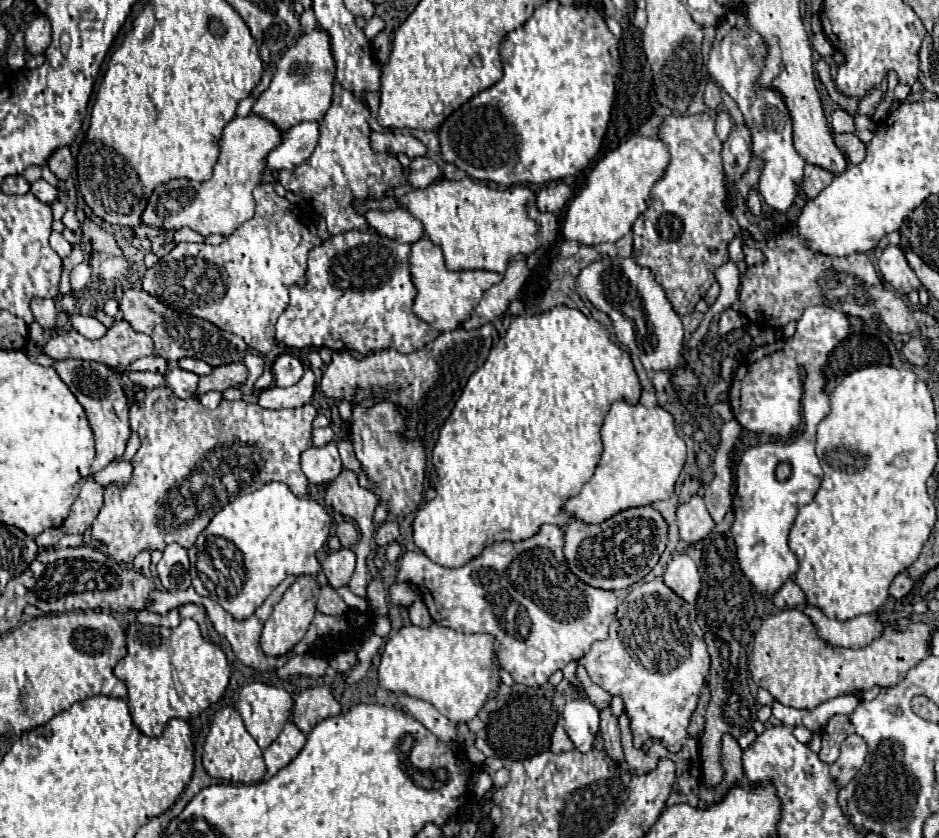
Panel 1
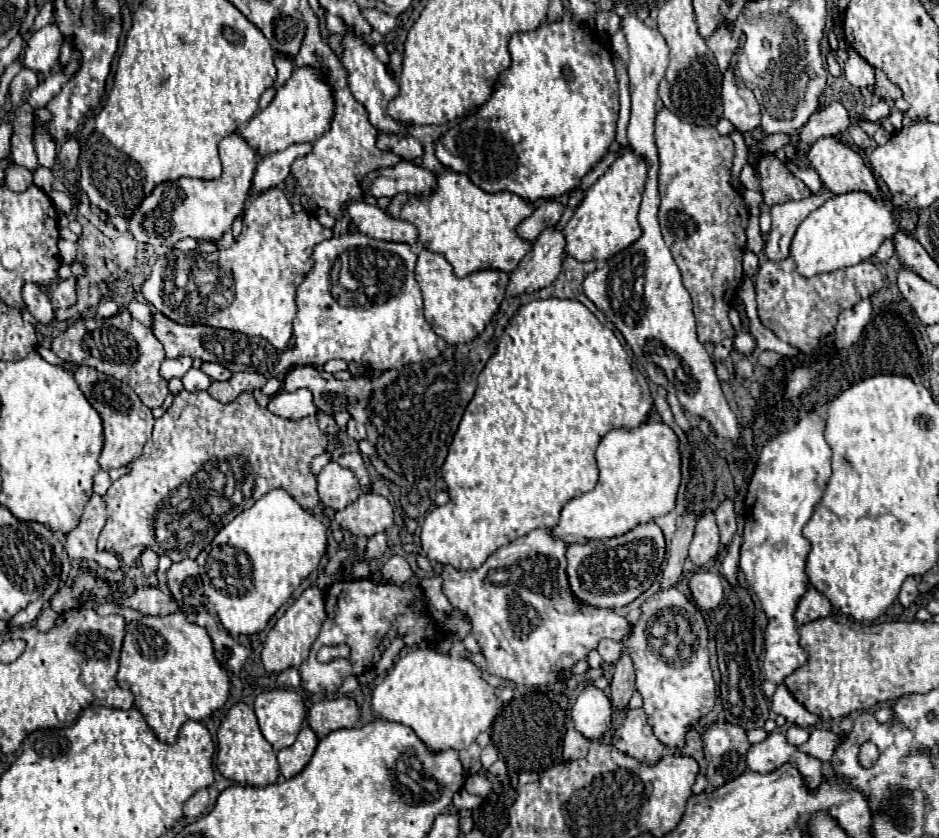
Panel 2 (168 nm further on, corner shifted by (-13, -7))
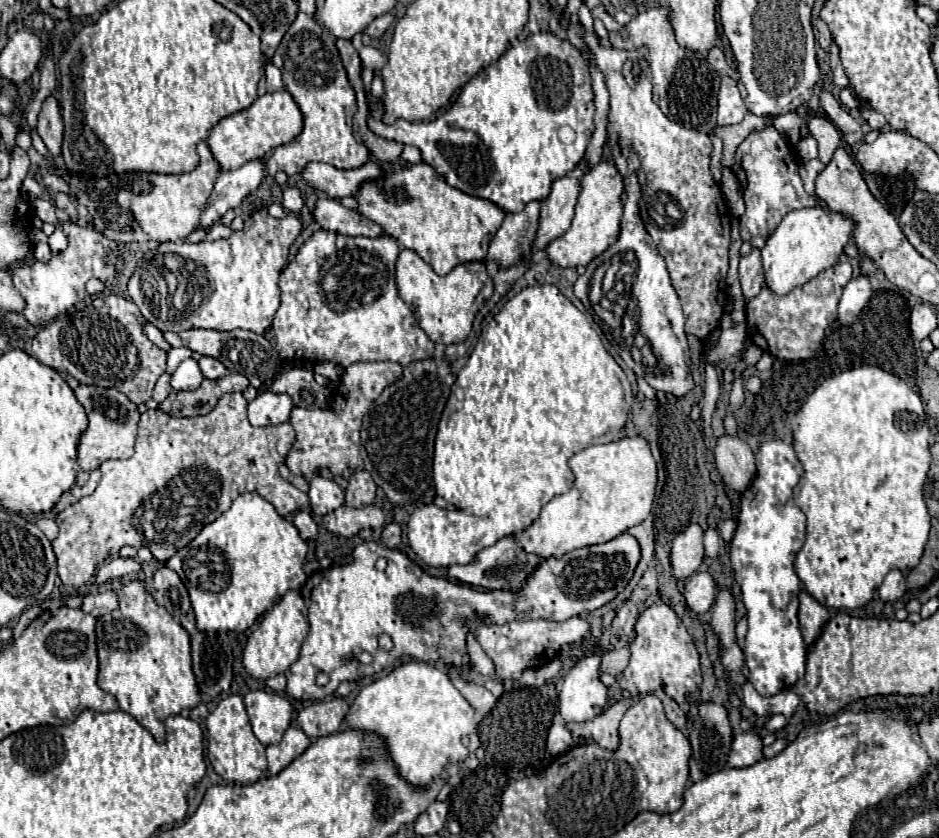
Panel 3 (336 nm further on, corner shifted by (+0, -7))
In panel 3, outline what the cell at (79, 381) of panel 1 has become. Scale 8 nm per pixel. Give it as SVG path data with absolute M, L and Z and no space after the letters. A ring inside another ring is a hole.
M79 385L75 397L85 407L89 419L89 425L81 433L77 445L79 467L97 469L107 459L129 459L133 455L133 445L137 439L137 423L139 423L137 405L133 405L117 389L103 389L103 387L89 387L89 385Z

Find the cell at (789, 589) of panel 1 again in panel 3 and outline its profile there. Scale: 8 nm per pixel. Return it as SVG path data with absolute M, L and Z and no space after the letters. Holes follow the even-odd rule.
M801 591L799 595L799 619L801 619L801 633L805 635L807 647L815 643L815 639L821 635L821 627L829 621L829 611L821 603L817 603L807 591Z

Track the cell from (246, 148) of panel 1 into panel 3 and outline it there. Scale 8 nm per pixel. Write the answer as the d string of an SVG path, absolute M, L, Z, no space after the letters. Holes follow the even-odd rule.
M207 143L197 145L199 165L197 169L181 175L159 175L159 173L121 173L107 177L79 177L67 169L55 169L55 175L67 181L71 189L71 199L87 207L95 229L107 239L119 243L145 243L145 241L175 241L187 237L197 229L197 215L213 191L213 183L219 175L219 165L215 163Z

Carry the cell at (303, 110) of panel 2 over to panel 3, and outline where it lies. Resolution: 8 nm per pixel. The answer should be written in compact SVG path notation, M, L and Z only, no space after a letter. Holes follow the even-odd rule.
M287 91L281 93L265 93L257 97L251 107L237 111L229 117L223 117L207 137L207 145L219 165L221 171L239 169L241 165L261 159L267 151L273 147L279 147L281 143L291 143L301 133L301 111L297 103L293 103L293 97Z

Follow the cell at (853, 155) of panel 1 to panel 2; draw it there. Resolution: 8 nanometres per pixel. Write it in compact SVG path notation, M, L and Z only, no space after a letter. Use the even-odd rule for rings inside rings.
M852 125L848 131L850 131L852 143L854 143L856 147L860 147L860 149L864 149L864 151L866 151L866 149L872 145L870 137L868 137L868 135L866 135L866 133L864 133L864 131L858 127L858 125Z

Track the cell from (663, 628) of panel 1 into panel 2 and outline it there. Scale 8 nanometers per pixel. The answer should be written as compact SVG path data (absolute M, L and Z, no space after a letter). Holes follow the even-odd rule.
M676 587L658 589L652 593L640 607L638 621L632 625L628 639L624 641L610 641L602 639L598 645L598 653L608 665L616 665L622 653L632 657L636 669L636 691L644 701L644 711L648 715L648 723L660 743L670 749L682 749L686 745L686 735L692 727L698 725L698 719L706 715L716 701L716 683L712 679L710 659L708 659L708 629L706 619L698 611L698 607Z

